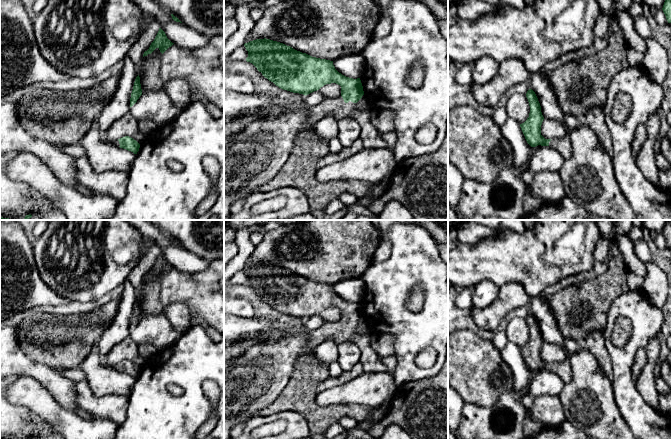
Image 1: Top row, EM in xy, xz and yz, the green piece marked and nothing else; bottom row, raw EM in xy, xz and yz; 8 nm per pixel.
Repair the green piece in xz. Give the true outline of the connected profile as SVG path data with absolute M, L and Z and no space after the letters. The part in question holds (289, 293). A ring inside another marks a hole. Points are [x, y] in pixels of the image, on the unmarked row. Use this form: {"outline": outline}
{"outline": "M256 263L244 270L248 275L246 285L252 287L265 302L279 312L306 320L326 308L336 307L341 310L341 320L327 321L321 328L306 334L293 334L273 343L253 345L242 355L224 362L224 439L231 438L231 431L236 425L257 416L262 408L271 404L289 383L298 357L328 338L333 339L337 345L345 341L354 342L360 348L360 363L364 372L389 372L371 346L371 334L360 333L356 329L364 319L360 302L342 299L335 293L333 285L312 281L270 263Z"}

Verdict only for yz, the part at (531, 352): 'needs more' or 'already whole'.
needs more

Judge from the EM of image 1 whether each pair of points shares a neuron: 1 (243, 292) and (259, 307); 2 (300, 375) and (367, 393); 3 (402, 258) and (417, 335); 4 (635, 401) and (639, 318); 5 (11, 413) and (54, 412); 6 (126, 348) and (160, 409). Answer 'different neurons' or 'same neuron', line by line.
1: same neuron
2: different neurons
3: same neuron
4: same neuron
5: different neurons
6: different neurons

